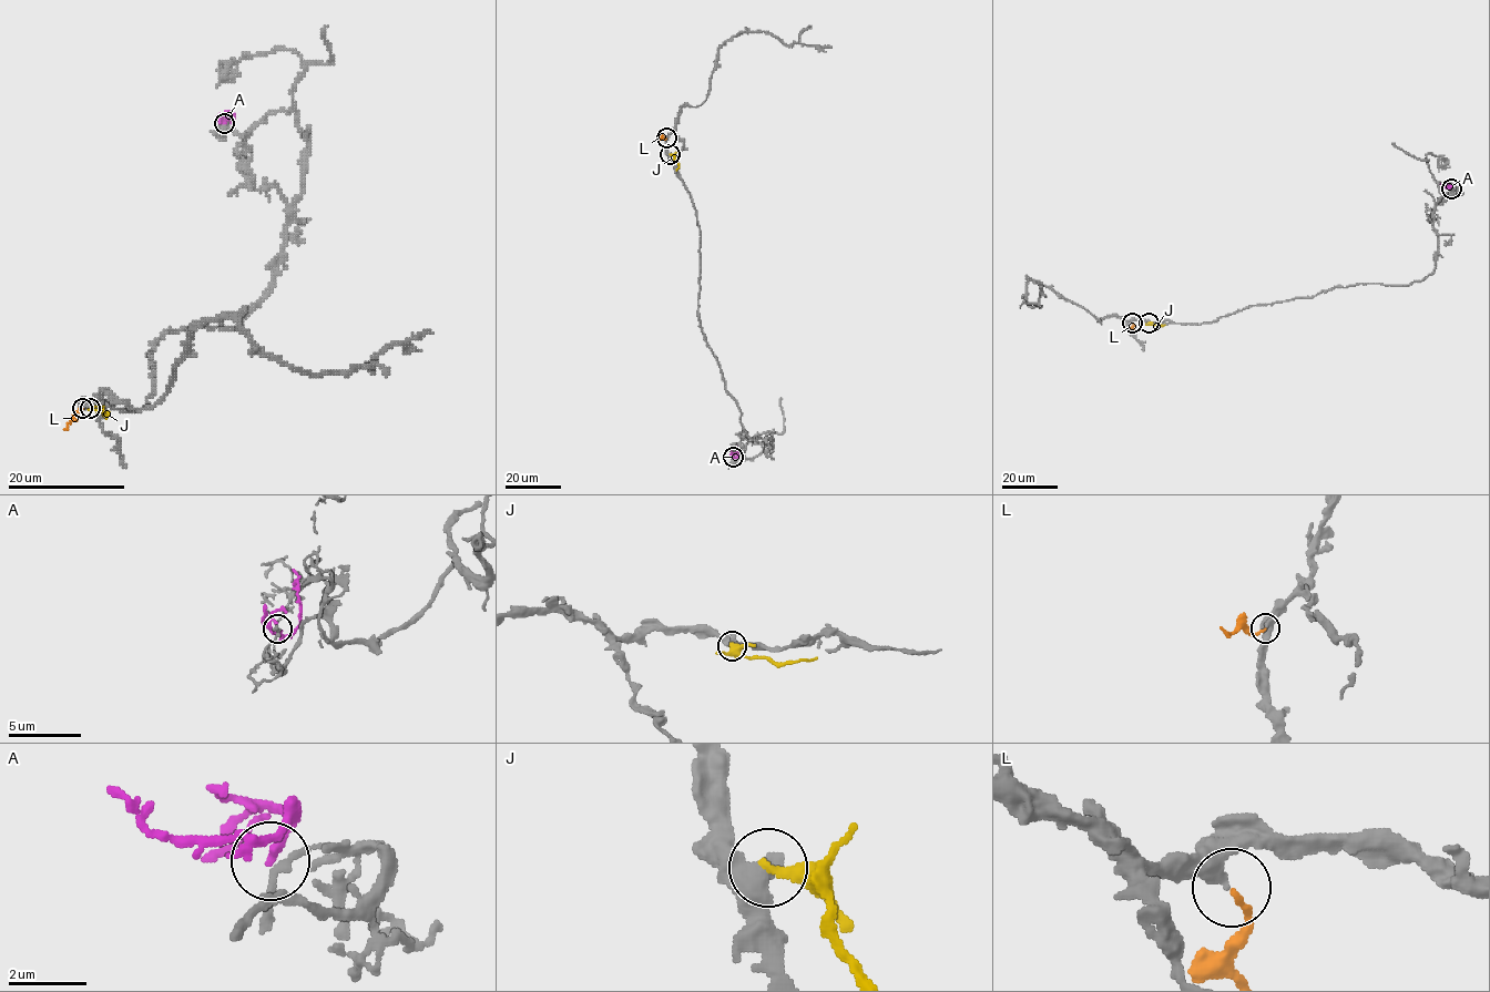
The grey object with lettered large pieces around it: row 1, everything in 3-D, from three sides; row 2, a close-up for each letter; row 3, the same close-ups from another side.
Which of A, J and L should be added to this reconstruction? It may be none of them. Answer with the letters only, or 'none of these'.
L

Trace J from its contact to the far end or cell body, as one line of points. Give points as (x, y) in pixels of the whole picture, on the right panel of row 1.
J: (1149, 323), (1164, 325)

